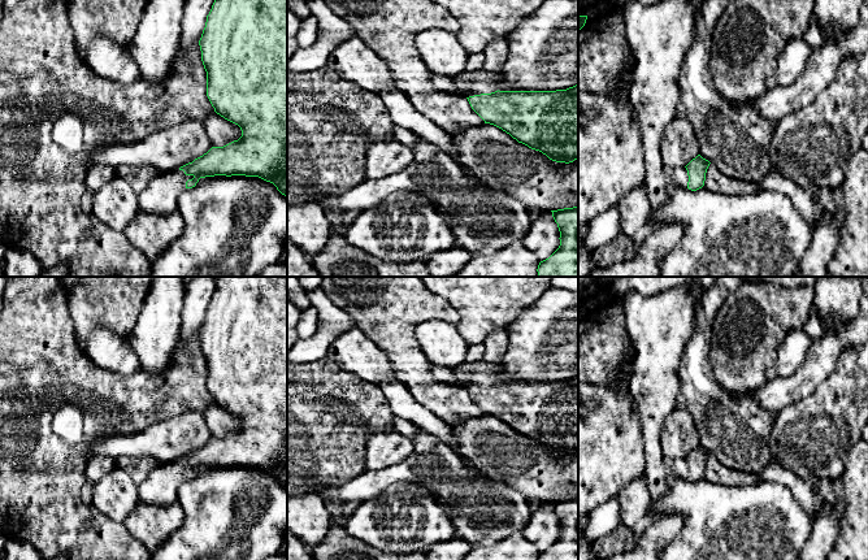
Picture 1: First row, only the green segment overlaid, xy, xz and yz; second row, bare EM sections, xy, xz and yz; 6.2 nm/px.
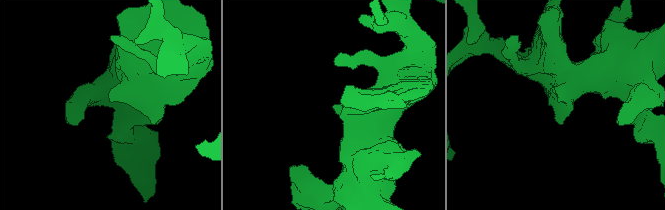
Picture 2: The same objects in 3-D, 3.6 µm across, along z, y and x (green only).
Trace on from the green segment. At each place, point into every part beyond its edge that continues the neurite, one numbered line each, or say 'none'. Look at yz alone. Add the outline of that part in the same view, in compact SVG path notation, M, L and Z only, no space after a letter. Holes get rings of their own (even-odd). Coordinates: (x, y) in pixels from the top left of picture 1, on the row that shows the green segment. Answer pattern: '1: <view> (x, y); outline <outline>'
1: yz (677, 177); outline M685 166L667 169L665 177L670 187L687 188L689 175Z

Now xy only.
1: xy (160, 196); outline M168 170L149 179L138 194L139 209L148 214L169 214L178 209L178 197L186 190L186 182L194 175L183 170Z

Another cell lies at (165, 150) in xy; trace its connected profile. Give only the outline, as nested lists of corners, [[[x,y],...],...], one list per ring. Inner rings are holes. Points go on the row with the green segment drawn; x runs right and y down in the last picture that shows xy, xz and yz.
[[[188,120],[129,144],[101,144],[86,159],[86,166],[152,166],[168,172],[192,162],[213,147],[201,121]]]

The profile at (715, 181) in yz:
[[[709,164],[707,169],[703,187],[709,191],[719,192],[719,194],[734,194],[734,195],[764,191],[760,187],[758,187],[756,183],[729,178],[721,174],[715,168],[713,164]]]

